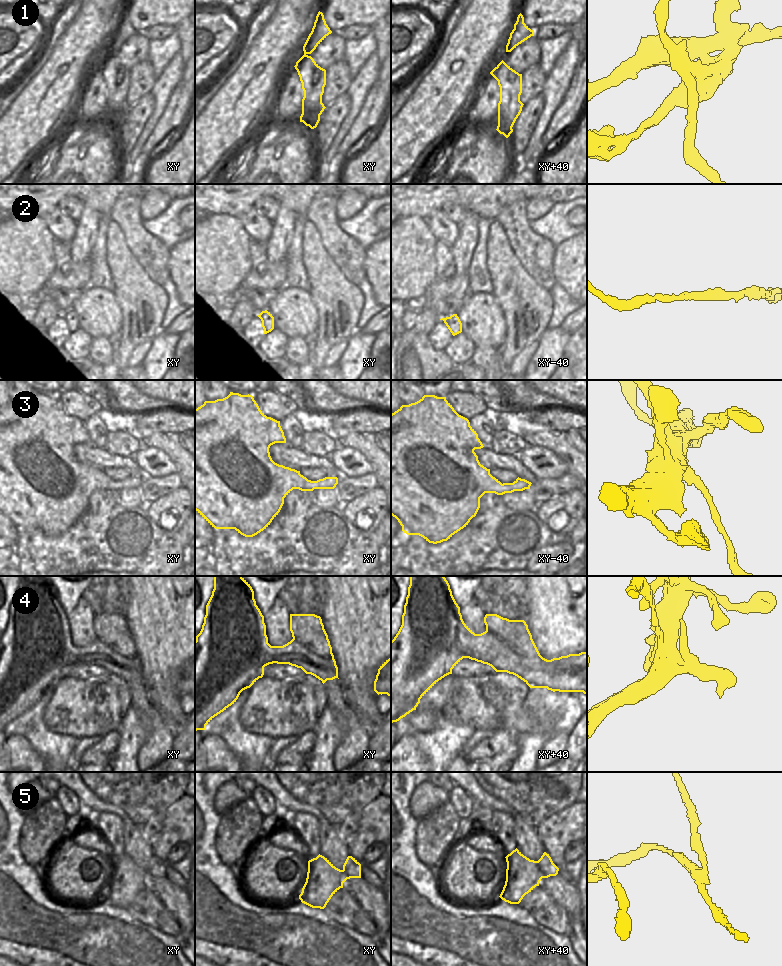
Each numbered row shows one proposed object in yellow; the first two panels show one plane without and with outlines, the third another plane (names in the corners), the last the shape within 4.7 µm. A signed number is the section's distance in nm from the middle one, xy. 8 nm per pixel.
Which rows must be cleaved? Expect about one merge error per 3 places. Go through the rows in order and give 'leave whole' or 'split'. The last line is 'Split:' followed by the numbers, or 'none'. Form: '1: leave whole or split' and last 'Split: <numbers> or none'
1: split
2: leave whole
3: split
4: leave whole
5: split
Split: 1, 3, 5

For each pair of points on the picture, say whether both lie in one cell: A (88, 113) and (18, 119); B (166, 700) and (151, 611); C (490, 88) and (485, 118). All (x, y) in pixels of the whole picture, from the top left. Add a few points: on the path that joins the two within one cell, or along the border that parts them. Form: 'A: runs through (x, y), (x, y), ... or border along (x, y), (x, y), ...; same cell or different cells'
A: border along (82, 92), (73, 115); different cells
B: runs through (161, 678), (161, 633); same cell
C: runs through (488, 95), (485, 111); same cell

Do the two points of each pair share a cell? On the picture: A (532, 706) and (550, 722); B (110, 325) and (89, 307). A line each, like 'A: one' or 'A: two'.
A: one
B: one

